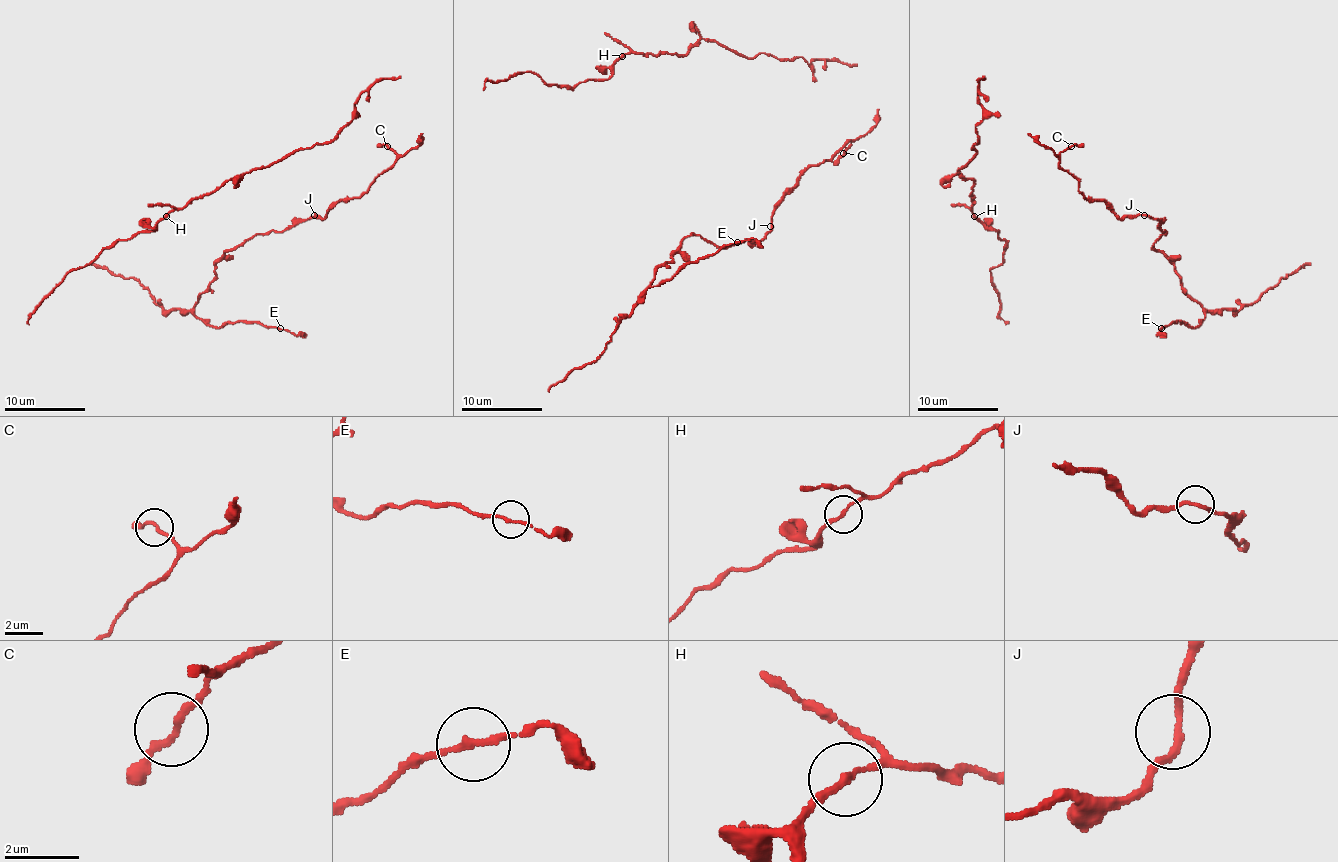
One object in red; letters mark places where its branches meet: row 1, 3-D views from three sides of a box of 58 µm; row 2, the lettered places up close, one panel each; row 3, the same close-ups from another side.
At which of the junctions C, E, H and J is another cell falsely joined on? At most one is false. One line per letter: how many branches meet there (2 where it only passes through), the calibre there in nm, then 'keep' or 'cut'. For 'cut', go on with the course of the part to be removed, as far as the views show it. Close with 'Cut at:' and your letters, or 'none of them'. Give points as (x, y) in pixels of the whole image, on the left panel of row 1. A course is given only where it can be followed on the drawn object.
C: branches 2; calibre 180 nm; keep
E: branches 2; calibre 170 nm; keep
H: branches 2; calibre 180 nm; keep
J: branches 2; calibre 180 nm; keep
Cut at: none of them

